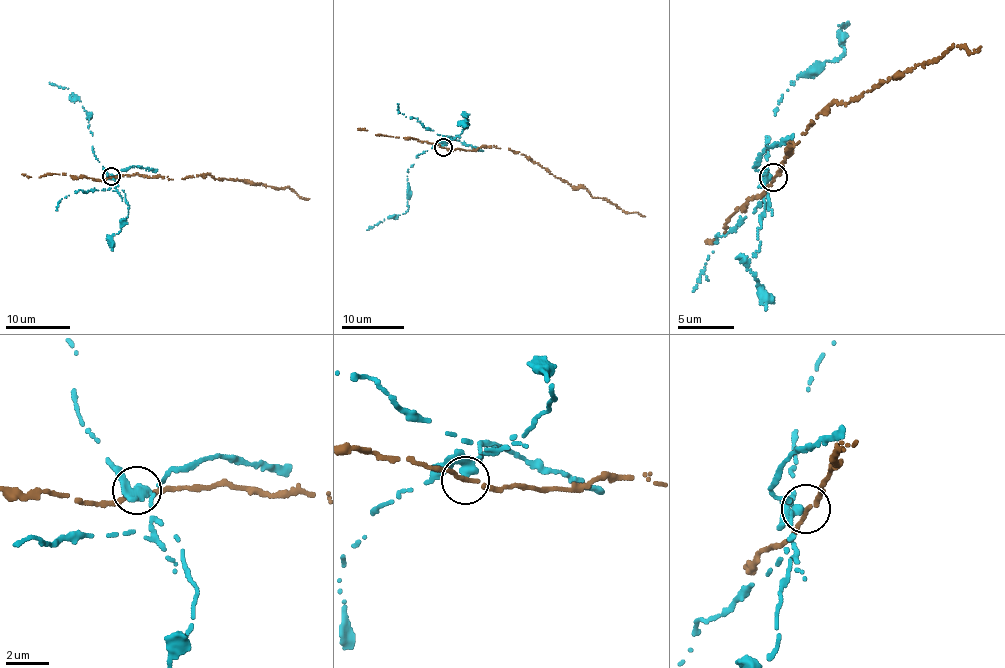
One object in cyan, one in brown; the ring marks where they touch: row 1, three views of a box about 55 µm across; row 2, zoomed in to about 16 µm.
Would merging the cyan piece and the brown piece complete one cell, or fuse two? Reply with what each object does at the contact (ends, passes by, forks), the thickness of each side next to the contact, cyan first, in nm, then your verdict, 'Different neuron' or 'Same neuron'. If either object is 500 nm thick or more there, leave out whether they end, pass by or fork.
At the ring cyan passes by. At the ring brown passes by. Thickness 320 nm (cyan) against 190 nm. Different neuron

